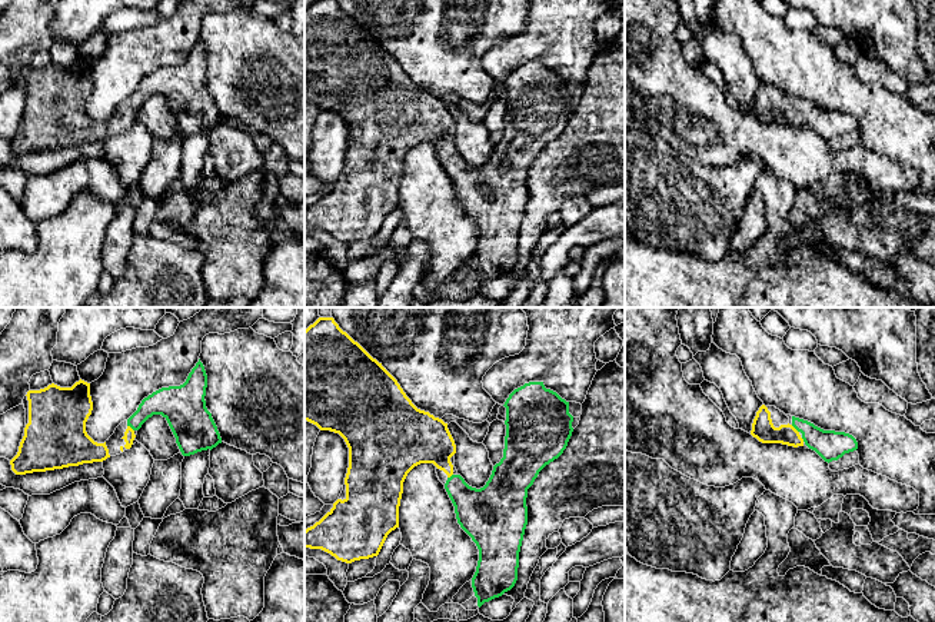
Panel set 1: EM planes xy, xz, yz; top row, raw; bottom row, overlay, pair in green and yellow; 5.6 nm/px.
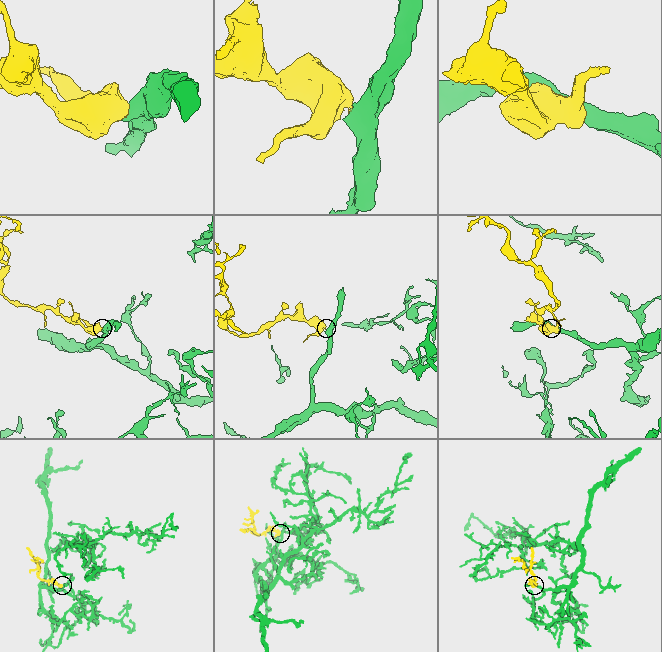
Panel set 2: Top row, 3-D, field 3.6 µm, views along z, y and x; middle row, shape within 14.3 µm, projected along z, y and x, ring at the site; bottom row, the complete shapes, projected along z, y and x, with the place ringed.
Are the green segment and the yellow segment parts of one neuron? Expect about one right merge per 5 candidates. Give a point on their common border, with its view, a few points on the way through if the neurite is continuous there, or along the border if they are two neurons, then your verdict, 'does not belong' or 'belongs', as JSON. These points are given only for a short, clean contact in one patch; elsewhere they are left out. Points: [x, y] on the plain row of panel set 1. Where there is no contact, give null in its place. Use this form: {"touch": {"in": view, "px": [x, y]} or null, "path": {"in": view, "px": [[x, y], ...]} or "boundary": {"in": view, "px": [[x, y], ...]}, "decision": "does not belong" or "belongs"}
{"touch": {"in": "yz", "px": [795, 107]}, "path": {"in": "yz", "px": [[829, 125], [805, 107], [795, 107], [762, 107]]}, "decision": "belongs"}

